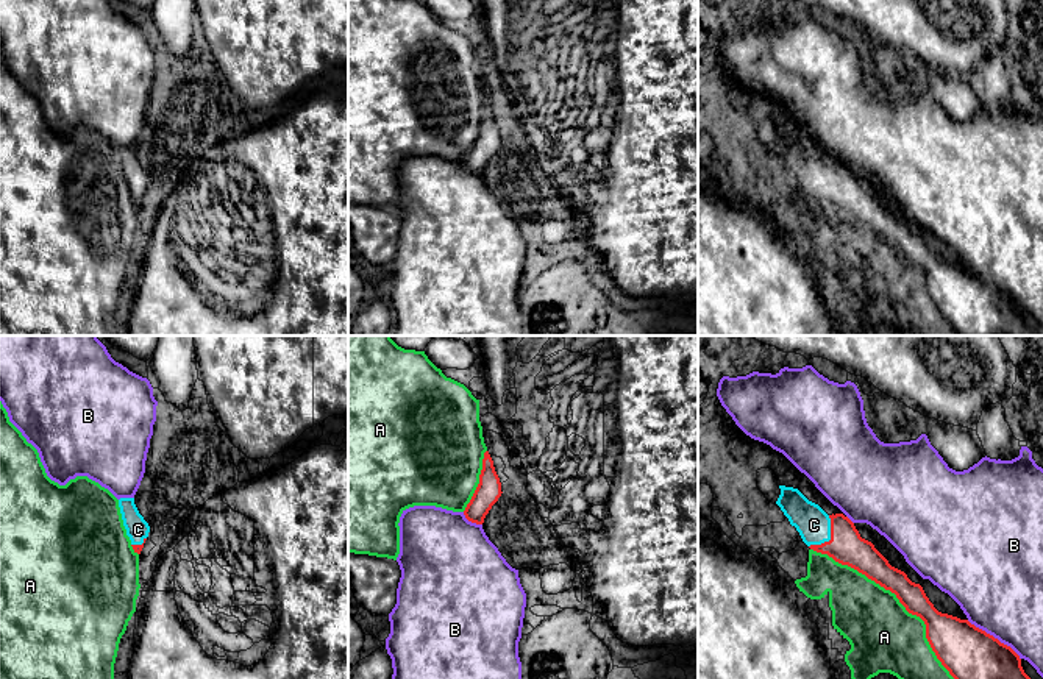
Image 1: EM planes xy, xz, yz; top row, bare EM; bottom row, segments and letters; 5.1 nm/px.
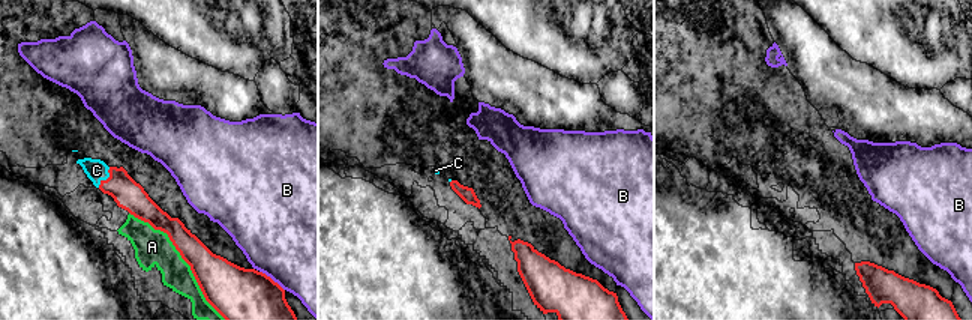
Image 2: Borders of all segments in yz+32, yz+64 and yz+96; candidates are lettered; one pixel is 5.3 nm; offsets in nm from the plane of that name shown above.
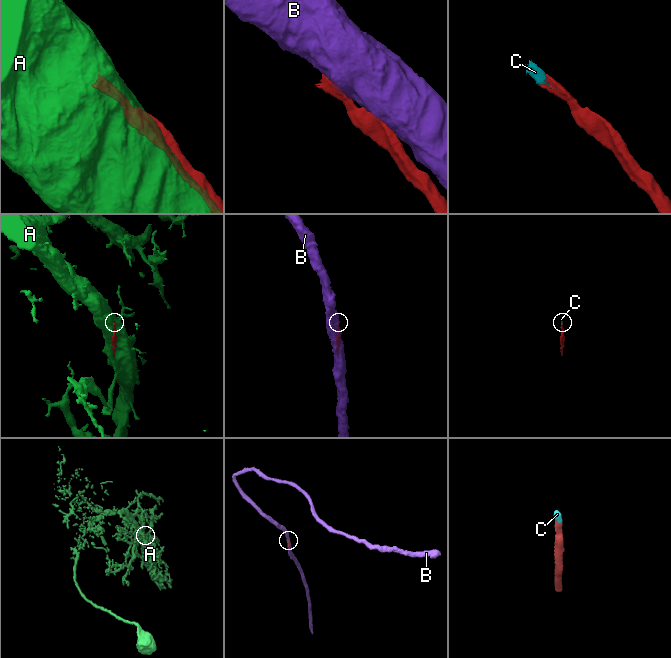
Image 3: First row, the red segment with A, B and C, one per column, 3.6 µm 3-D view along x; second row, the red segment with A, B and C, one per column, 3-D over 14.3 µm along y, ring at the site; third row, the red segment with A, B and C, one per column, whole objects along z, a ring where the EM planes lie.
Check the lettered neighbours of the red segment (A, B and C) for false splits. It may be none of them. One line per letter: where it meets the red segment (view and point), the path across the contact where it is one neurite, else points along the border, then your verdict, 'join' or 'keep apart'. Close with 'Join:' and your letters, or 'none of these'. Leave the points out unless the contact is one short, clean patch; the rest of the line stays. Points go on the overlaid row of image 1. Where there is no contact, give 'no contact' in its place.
A: contact yz (897, 597); keep apart
B: contact yz (993, 637); keep apart
C: contact yz (831, 537); way yz (847, 547), (831, 537), (814, 525); join
Join: C

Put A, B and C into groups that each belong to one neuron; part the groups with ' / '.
A / B / C

